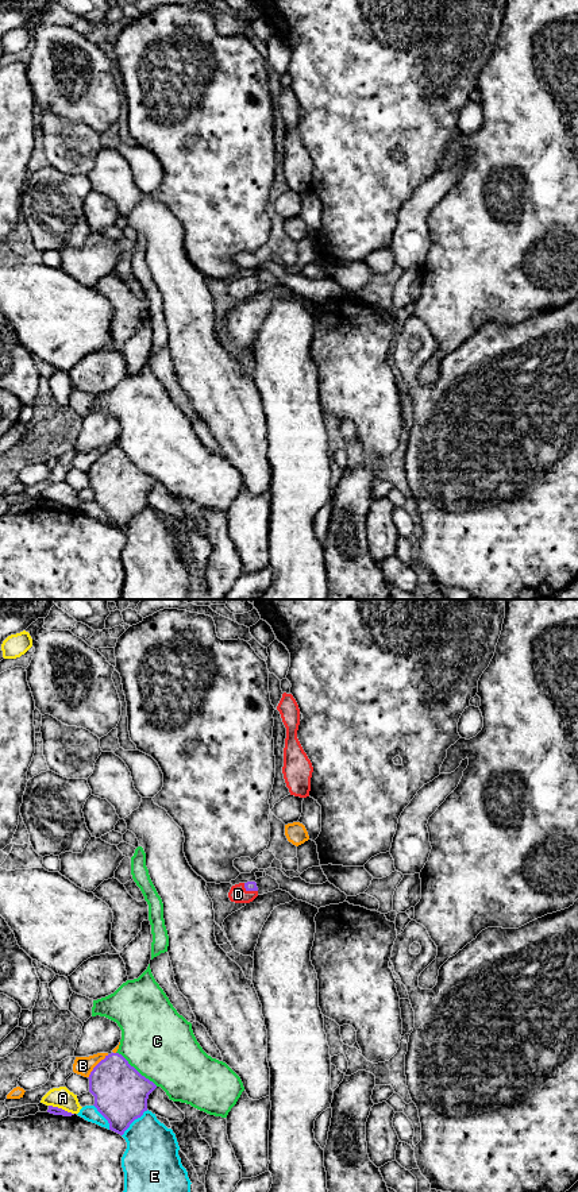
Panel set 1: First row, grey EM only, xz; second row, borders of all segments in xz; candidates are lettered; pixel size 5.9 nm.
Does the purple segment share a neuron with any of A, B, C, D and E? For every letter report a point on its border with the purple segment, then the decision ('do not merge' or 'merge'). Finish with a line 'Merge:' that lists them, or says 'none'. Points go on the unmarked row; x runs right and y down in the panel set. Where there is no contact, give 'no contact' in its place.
A: xz (61, 504) | do not merge
B: xz (96, 461) | do not merge
C: xz (135, 465) | do not merge
D: xz (249, 285) | merge
E: xz (133, 516) | do not merge
Merge: D

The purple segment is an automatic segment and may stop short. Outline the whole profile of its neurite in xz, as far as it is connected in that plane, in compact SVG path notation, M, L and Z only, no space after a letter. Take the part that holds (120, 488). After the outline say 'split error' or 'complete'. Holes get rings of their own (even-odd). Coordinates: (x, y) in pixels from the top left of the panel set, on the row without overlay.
M119 448L105 451L88 474L93 501L120 531L147 506L149 490L157 483Z; complete

